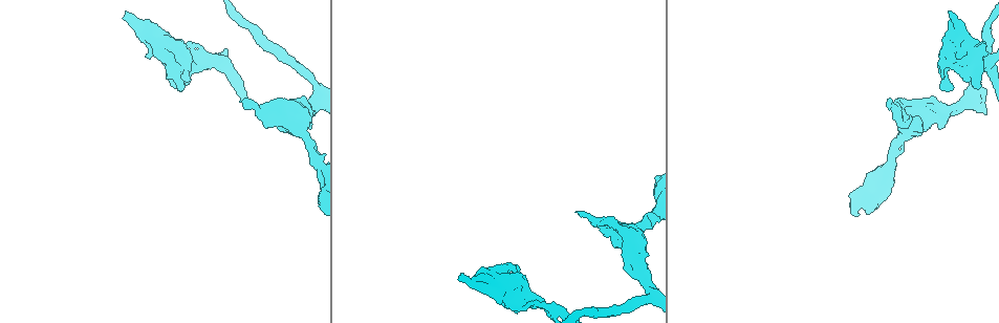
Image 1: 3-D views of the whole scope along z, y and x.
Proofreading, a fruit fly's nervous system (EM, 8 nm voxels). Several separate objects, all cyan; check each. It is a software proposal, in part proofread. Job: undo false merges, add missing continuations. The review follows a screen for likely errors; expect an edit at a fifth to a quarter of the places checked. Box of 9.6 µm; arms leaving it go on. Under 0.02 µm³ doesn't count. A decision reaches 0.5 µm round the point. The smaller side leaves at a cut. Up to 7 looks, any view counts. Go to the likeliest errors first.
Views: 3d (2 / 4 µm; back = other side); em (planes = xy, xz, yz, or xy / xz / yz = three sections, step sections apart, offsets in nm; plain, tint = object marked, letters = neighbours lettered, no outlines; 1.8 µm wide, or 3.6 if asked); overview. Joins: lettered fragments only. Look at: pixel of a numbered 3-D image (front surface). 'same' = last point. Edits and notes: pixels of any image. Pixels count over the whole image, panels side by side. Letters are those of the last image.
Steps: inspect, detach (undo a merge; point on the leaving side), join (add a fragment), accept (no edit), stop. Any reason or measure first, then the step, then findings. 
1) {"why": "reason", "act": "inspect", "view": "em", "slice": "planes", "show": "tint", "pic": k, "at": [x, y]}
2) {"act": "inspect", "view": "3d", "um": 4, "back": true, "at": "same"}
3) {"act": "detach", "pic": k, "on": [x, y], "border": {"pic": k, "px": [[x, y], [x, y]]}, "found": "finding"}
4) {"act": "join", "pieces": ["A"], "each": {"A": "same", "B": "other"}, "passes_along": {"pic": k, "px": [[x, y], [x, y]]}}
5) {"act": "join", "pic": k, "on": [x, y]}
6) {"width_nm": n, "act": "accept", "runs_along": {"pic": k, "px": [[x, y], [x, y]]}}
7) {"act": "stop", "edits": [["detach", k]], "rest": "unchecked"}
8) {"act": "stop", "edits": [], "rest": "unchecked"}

{"why": "thick end", "act": "inspect", "view": "em", "slice": "yz", "step": 16, "show": "letters", "pic": 1, "at": [463, 274]}

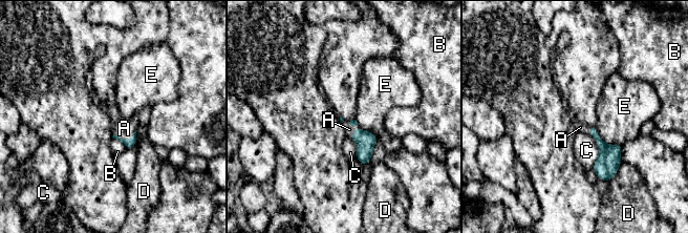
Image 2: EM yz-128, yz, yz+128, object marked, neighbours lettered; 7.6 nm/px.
{"act": "join", "pieces": ["A"], "each": {"A": "same", "B": "other", "C": "other", "D": "other", "E": "other"}, "passes_along": {"pic": 2, "px": [[129, 143], [125, 139], [124, 128]]}, "found": "it goes on there"}

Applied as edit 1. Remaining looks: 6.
{"why": "free end", "act": "inspect", "view": "em", "slice": "yz", "step": 16, "show": "tint", "pic": 1, "at": [897, 125]}

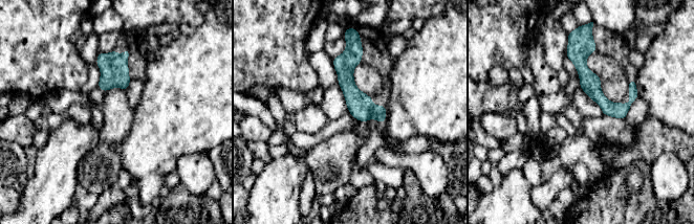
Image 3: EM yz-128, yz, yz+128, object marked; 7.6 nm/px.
{"why": "see the neighbours", "act": "inspect", "view": "em", "slice": "yz", "step": 16, "show": "letters", "at": "same"}

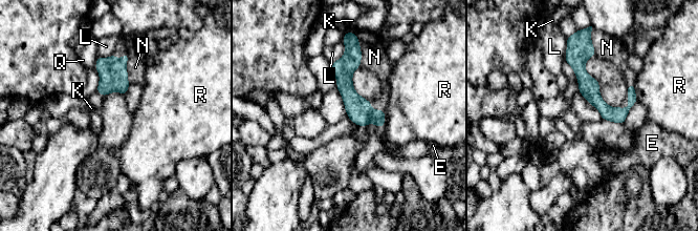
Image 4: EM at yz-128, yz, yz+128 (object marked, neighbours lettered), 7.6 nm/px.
{"act": "join", "pieces": ["N"], "each": {"E": "other", "K": "other", "L": "other", "N": "same", "Q": "other", "R": "other"}, "found": "it goes on there"}

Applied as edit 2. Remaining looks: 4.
{"why": "free end", "act": "inspect", "view": "3d", "um": 2, "pic": 1, "at": [948, 91]}

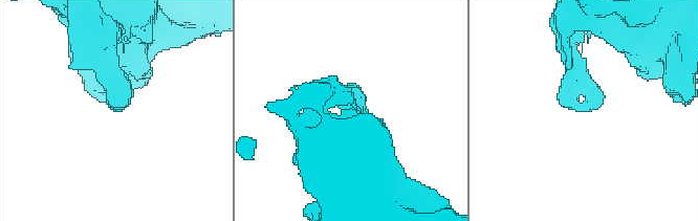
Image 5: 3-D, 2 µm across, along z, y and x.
{"why": "now the EM", "act": "inspect", "view": "em", "um": 3.6, "slice": "planes", "show": "letters", "pic": 5, "at": [596, 108]}

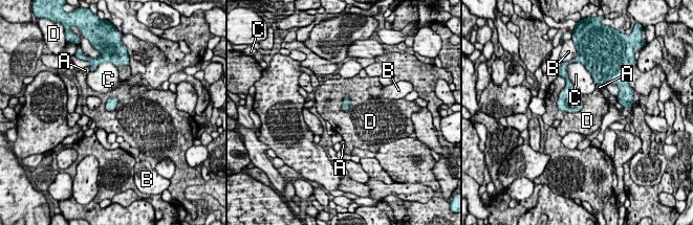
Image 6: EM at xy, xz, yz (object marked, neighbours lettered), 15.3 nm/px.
{"act": "accept", "each": {"A": "other", "B": "other", "C": "other", "D": "other"}, "border": {"pic": 6, "px": [[556, 103], [566, 111], [583, 107]]}, "found": "no lettered fragment goes on from it"}

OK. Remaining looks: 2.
{"act": "stop", "edits": [["join", 2], ["join", 4]], "rest": "unchecked"}

